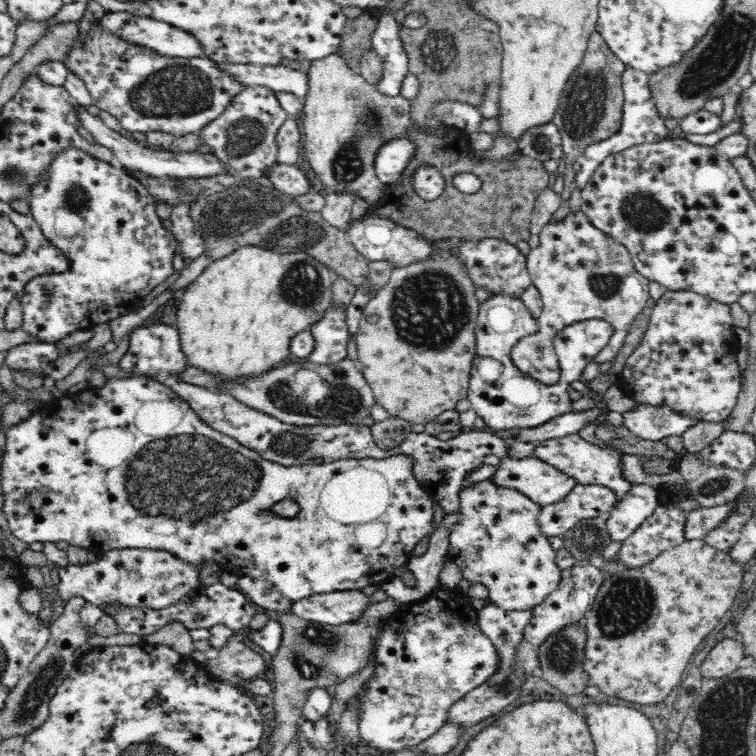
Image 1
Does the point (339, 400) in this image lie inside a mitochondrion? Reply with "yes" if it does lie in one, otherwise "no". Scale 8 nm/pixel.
yes

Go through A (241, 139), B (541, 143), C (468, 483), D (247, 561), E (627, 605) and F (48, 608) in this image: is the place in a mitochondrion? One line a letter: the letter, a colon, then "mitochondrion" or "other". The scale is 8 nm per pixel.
A: mitochondrion
B: mitochondrion
C: other
D: other
E: mitochondrion
F: other

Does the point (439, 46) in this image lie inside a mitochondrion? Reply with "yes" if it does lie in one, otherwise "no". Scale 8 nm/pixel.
yes

